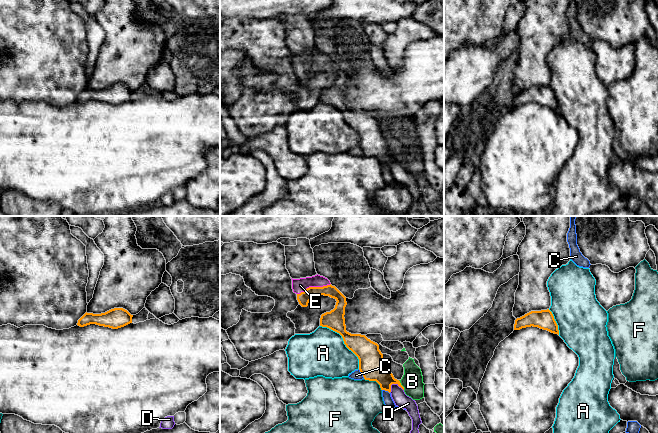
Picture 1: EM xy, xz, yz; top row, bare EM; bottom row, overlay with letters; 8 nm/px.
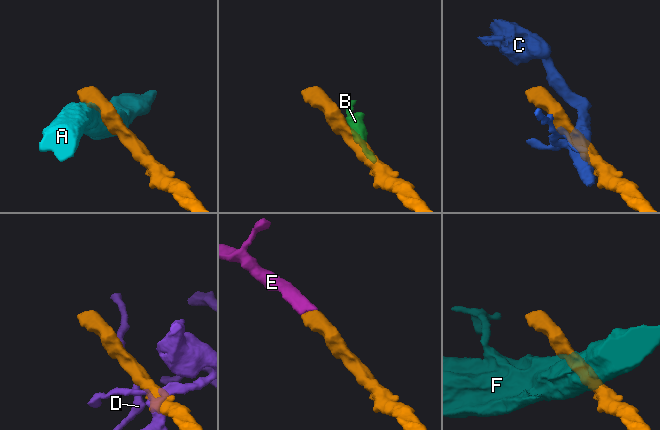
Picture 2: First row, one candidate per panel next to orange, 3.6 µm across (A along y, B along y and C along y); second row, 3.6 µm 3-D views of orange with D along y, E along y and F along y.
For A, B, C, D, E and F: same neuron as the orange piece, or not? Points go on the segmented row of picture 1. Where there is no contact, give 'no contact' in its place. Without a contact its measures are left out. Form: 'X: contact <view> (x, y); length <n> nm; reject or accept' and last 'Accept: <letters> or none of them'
A: contact xz (344, 342); length 480 nm; reject
B: contact xz (401, 385); length 90 nm; reject
C: contact xz (362, 374); length 90 nm; reject
D: contact xz (393, 383); length 120 nm; reject
E: contact xz (313, 287); length 280 nm; accept
F: contact xz (374, 380); length 170 nm; reject
Accept: E

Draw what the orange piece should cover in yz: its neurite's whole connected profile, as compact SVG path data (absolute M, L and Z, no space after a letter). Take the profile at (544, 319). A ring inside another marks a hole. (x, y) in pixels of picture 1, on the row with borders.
M549 309L531 311L520 318L517 318L515 320L514 330L520 330L531 326L559 335L558 325Z

